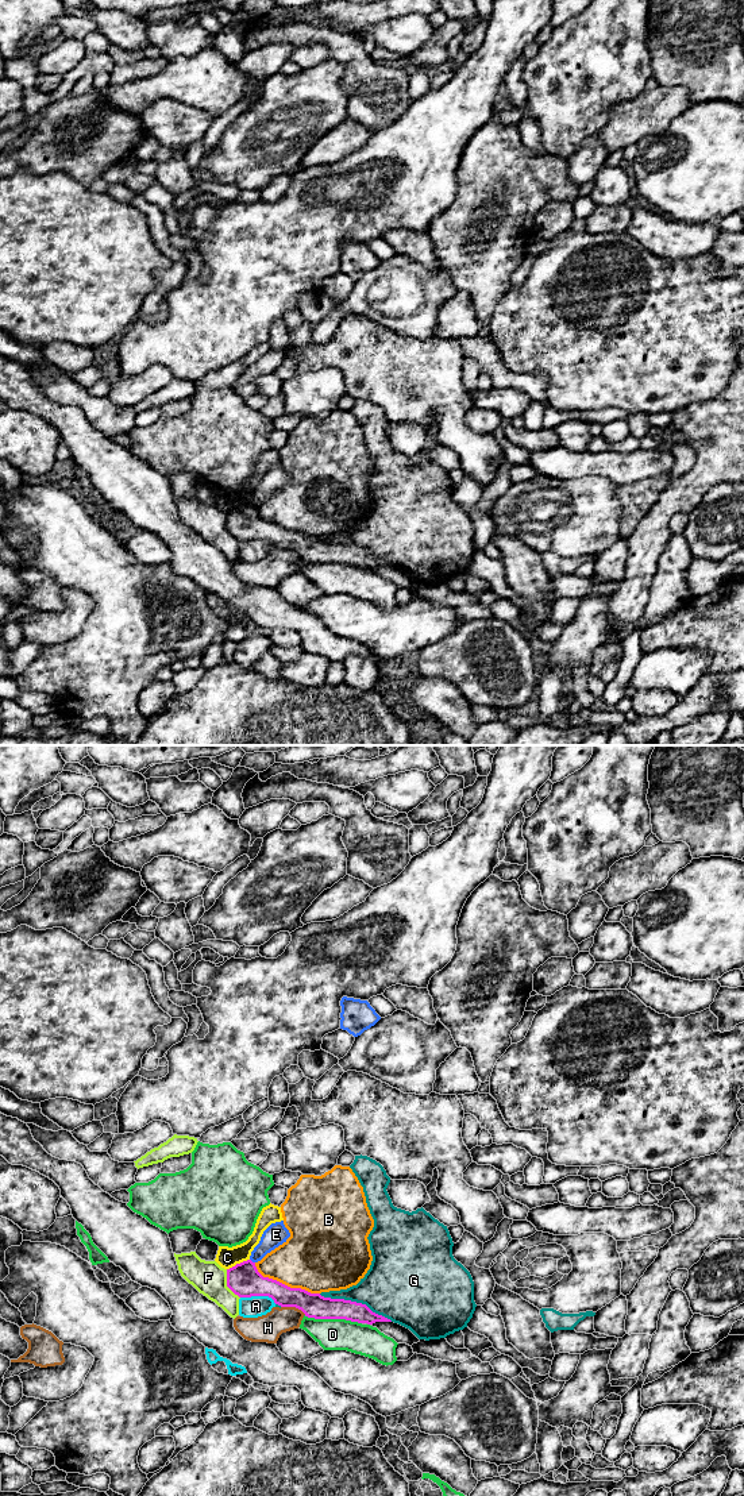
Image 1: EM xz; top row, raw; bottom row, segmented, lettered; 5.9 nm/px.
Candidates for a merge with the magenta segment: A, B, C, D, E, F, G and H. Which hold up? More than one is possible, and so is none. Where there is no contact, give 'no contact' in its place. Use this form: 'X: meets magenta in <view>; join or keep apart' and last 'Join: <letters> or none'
A: meets magenta in xz; keep apart
B: meets magenta in xz; keep apart
C: meets magenta in xz; keep apart
D: meets magenta in xz; keep apart
E: meets magenta in xz; keep apart
F: meets magenta in xz; keep apart
G: meets magenta in xz; keep apart
H: meets magenta in xz; keep apart
Join: none

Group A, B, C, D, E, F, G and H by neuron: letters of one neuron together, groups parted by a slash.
A / B / C / D / E / F / G H

